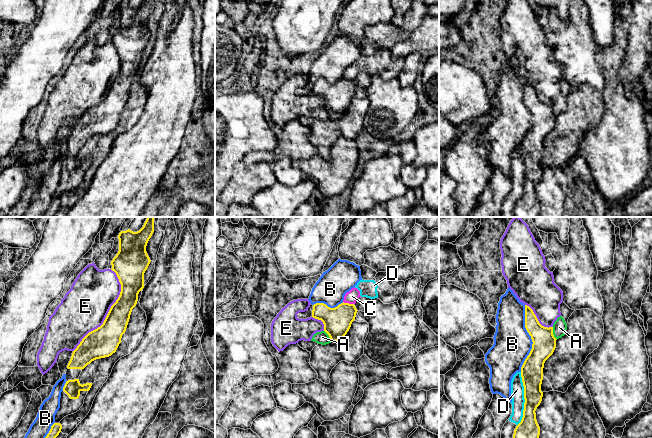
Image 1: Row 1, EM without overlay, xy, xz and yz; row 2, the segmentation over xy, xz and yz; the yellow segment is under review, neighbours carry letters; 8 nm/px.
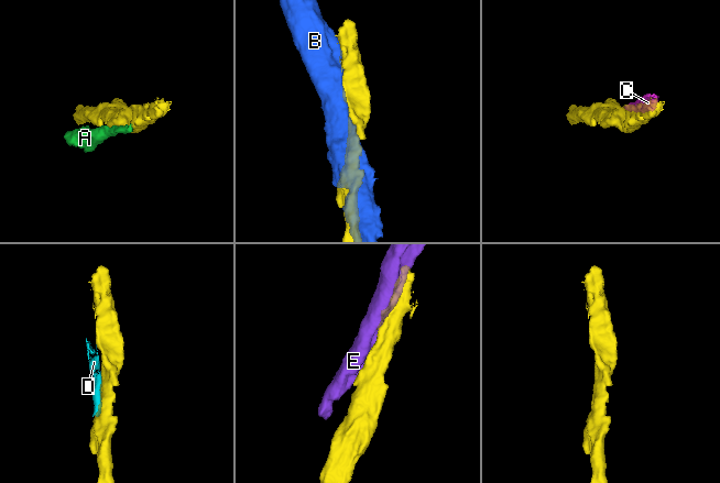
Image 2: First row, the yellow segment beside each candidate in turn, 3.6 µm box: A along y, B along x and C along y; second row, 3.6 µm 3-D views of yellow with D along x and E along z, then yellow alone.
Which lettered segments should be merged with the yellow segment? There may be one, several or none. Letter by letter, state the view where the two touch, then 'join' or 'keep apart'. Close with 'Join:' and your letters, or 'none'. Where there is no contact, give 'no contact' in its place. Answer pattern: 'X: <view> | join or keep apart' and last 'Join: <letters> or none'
A: yz | keep apart
B: yz | keep apart
C: xz | keep apart
D: yz | keep apart
E: xy | keep apart
Join: none

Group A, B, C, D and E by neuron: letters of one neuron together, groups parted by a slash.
A E / B / C D

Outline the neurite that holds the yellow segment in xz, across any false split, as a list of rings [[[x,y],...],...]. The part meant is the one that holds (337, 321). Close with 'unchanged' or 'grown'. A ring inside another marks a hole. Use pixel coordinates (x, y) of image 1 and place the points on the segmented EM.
[[[344,302],[335,308],[330,308],[324,303],[316,303],[313,305],[312,317],[323,322],[324,331],[332,342],[336,342],[347,334],[357,311],[354,304]]]; unchanged

